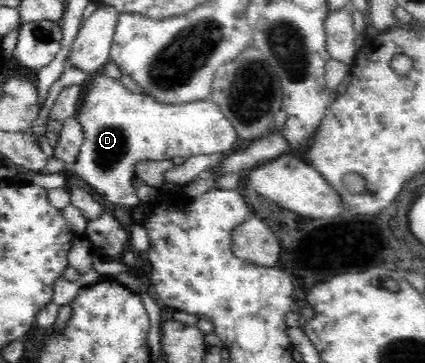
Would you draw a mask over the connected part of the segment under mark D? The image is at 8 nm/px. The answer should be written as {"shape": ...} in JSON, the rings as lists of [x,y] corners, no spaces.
{"shape":[[[102,72],[90,78],[77,119],[82,126],[83,143],[72,169],[104,200],[131,210],[142,203],[132,185],[136,164],[176,156],[230,153],[238,137],[212,97],[188,104],[164,104],[140,89],[129,91],[118,79]]]}

